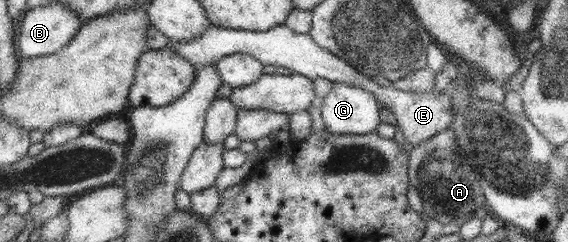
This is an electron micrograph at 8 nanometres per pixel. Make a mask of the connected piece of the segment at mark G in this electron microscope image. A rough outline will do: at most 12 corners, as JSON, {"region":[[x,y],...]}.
{"region":[[335,82],[320,107],[335,135],[382,123],[367,90]]}

